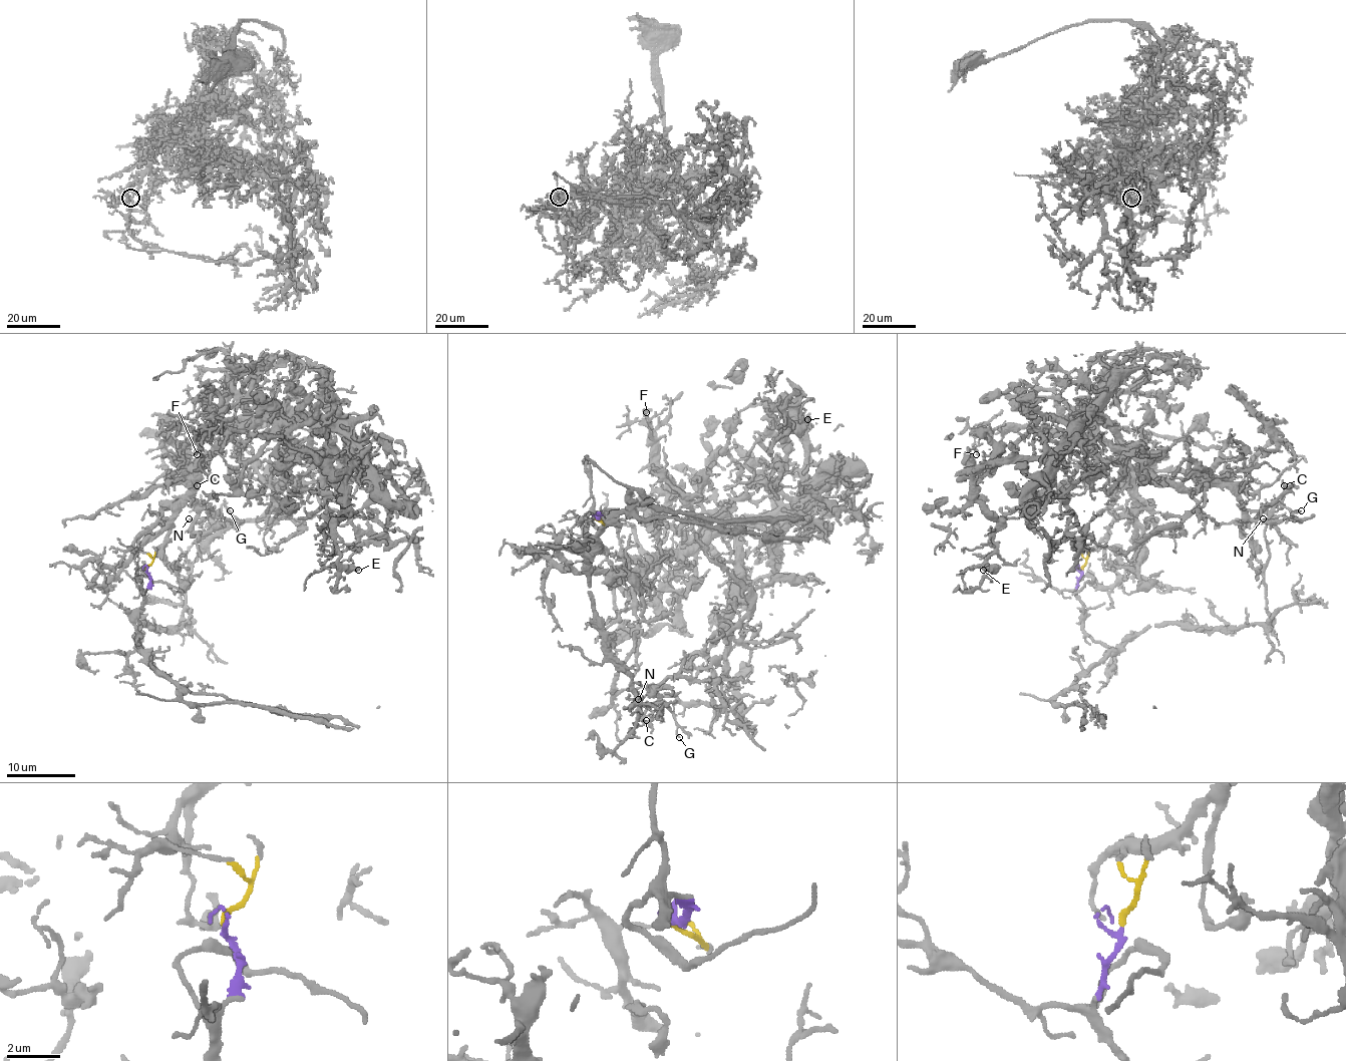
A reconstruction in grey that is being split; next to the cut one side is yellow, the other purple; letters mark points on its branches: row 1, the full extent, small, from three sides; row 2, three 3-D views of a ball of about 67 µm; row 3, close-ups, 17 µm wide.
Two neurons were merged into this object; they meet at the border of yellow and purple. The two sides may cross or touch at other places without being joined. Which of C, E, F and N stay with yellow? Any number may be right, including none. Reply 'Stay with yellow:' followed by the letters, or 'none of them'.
Stay with yellow: C, E, F, N

